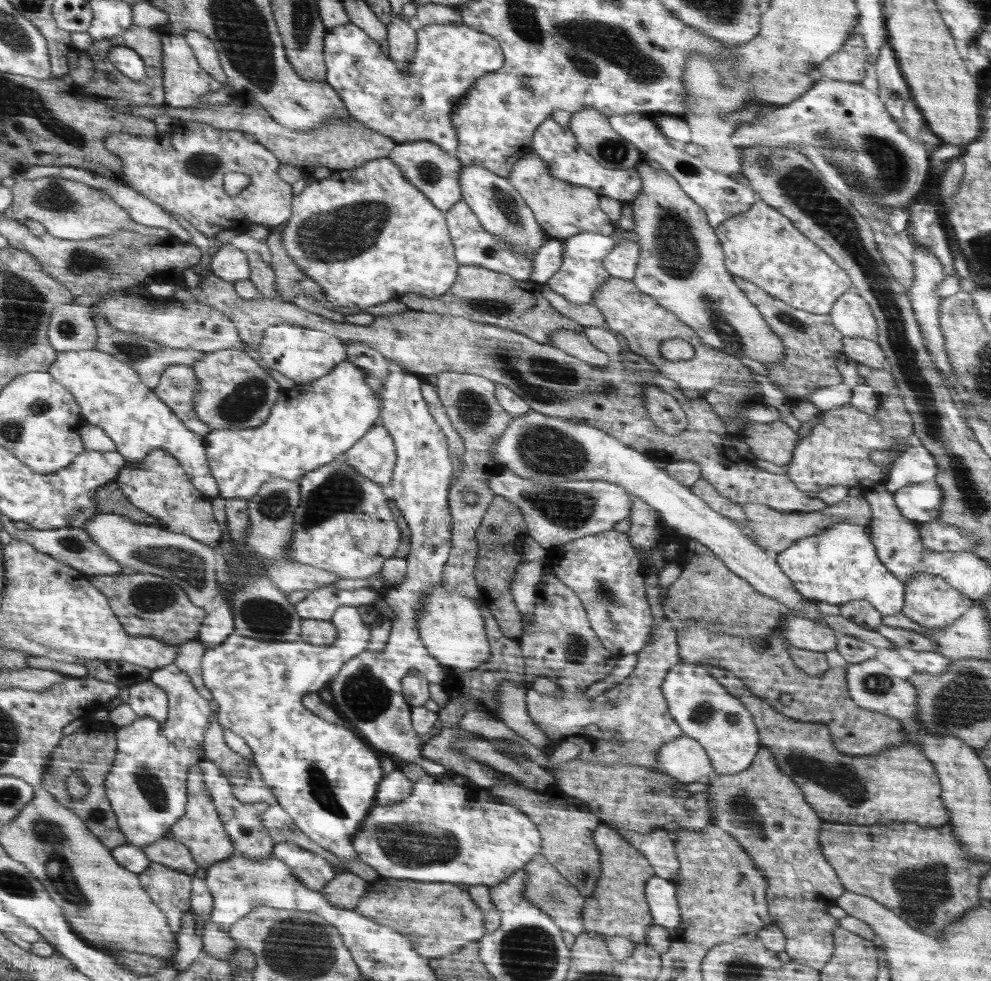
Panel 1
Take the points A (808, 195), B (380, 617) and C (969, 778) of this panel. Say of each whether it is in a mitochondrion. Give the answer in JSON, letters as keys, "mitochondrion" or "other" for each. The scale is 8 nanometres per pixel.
{"A":"mitochondrion","B":"other","C":"other"}

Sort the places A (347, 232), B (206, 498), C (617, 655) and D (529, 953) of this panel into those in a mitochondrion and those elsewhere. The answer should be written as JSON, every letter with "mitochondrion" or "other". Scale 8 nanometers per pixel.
{"A":"mitochondrion","B":"other","C":"other","D":"mitochondrion"}

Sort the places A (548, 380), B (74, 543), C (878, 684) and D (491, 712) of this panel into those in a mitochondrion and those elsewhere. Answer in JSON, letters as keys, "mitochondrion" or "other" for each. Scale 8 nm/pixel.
{"A":"mitochondrion","B":"mitochondrion","C":"mitochondrion","D":"other"}

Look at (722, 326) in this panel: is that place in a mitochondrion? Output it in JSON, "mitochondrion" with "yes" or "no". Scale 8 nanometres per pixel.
{"mitochondrion":"yes"}

